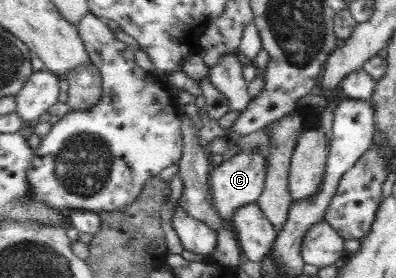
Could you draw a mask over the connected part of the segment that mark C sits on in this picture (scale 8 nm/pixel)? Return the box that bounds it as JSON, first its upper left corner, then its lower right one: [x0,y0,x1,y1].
[211,151,269,220]

